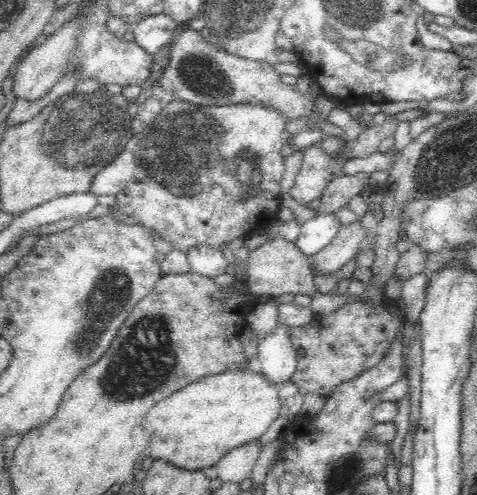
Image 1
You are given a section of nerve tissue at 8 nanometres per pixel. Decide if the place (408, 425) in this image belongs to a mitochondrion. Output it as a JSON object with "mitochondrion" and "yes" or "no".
{"mitochondrion":"no"}

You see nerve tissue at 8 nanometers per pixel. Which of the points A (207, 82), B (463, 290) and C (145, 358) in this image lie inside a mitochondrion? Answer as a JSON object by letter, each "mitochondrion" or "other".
{"A":"mitochondrion","B":"other","C":"mitochondrion"}

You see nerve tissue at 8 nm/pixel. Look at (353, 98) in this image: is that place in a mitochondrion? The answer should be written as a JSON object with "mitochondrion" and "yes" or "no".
{"mitochondrion":"no"}

